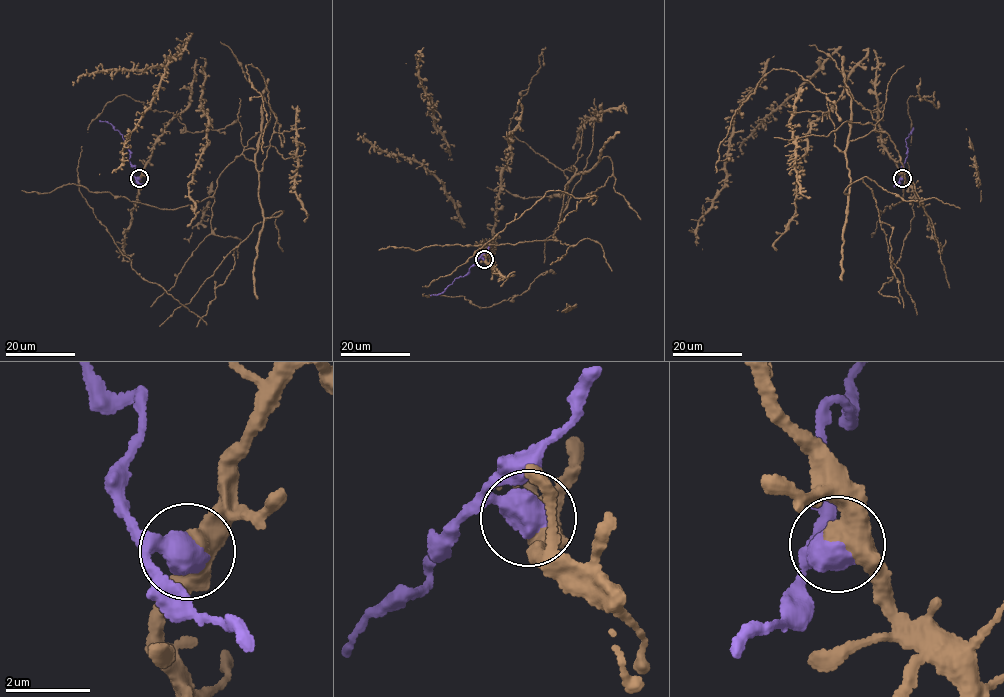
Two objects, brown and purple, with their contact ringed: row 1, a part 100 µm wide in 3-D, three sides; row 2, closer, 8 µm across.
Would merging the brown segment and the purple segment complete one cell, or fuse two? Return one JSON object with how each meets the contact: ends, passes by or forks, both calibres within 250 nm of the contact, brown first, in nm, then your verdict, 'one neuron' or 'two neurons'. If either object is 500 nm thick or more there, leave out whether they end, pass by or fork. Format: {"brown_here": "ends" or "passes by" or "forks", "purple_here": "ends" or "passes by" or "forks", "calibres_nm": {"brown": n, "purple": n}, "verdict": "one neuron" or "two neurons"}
{"calibres_nm": {"brown": 500, "purple": 700}, "verdict": "two neurons"}

